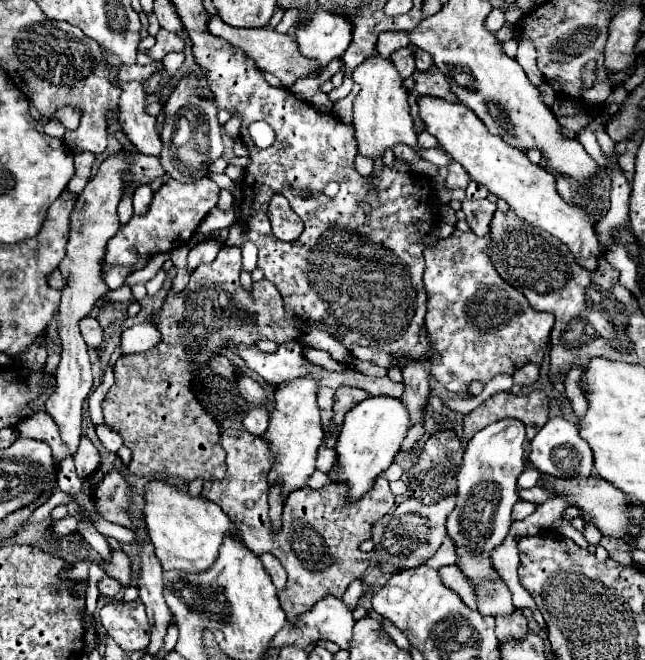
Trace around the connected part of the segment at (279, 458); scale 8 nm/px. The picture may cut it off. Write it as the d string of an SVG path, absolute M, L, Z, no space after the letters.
M295 378L283 384L275 392L275 410L271 412L269 418L269 428L265 432L265 442L269 444L273 452L273 468L269 468L269 486L281 486L281 496L287 500L289 492L305 488L307 480L315 472L315 458L317 450L323 442L323 426L321 426L321 416L319 416L319 406L317 406L317 388L319 380L313 378Z

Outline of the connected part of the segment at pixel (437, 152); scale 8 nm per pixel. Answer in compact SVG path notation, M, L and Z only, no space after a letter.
M417 148L417 152L425 160L433 163L438 167L448 166L451 163L451 160L453 160L446 152L444 152L440 148L430 149Z

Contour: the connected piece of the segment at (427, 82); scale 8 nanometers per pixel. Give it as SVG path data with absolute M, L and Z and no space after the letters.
M431 66L427 72L415 70L413 72L413 80L415 80L415 86L409 92L409 106L411 106L411 116L413 116L415 132L423 132L425 124L419 118L419 106L417 106L417 100L421 96L443 98L447 102L459 102L459 98L449 90L449 82L443 78L443 74L435 66Z

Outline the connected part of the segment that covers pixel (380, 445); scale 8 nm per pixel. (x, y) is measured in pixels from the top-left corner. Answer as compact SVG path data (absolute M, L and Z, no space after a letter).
M371 396L357 404L347 416L345 424L337 438L337 464L339 464L339 476L335 482L347 484L347 500L349 504L357 502L369 488L373 488L375 478L383 474L393 462L397 452L401 450L401 444L409 430L409 414L403 408L401 400L389 398L389 396Z

